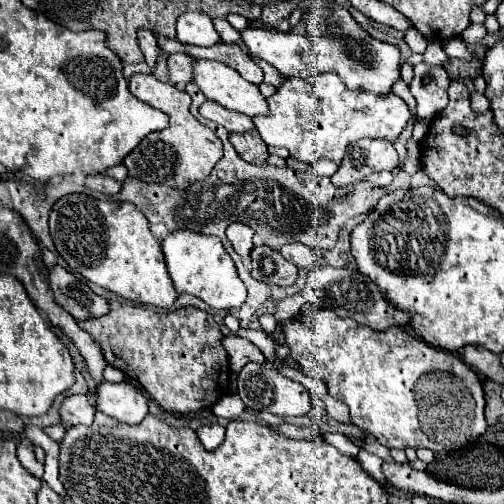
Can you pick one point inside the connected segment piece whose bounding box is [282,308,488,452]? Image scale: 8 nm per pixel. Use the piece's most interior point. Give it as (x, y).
(405, 392)

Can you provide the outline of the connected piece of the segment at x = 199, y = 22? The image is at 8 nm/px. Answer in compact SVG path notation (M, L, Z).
M198 12L182 14L176 22L176 32L178 32L178 42L188 46L214 46L220 42L210 16Z

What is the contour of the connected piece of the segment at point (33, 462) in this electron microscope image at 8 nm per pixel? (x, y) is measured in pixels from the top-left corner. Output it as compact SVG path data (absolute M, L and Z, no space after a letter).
M24 439L17 445L17 456L21 464L32 475L42 478L44 466L36 460L33 452L33 443L29 439Z

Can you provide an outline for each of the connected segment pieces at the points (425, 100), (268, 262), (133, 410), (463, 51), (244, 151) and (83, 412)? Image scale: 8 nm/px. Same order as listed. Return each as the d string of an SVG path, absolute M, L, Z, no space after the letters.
M416 64L414 66L414 78L410 82L410 92L416 98L416 114L418 118L434 118L448 102L448 84L450 76L442 66L430 66L430 64Z
M270 246L252 248L252 278L276 286L292 286L298 278L298 268Z
M102 382L94 392L94 406L124 424L140 424L148 414L148 400L132 384Z
M460 36L442 42L442 48L444 48L444 52L446 52L450 58L466 58L466 60L472 60L472 58L474 58L472 50L462 42Z
M256 128L250 130L250 132L242 132L242 134L230 134L230 142L246 162L250 162L250 164L266 164L268 148L262 142Z
M68 396L60 406L60 422L66 426L84 424L90 426L94 418L94 408L88 402L88 396Z

